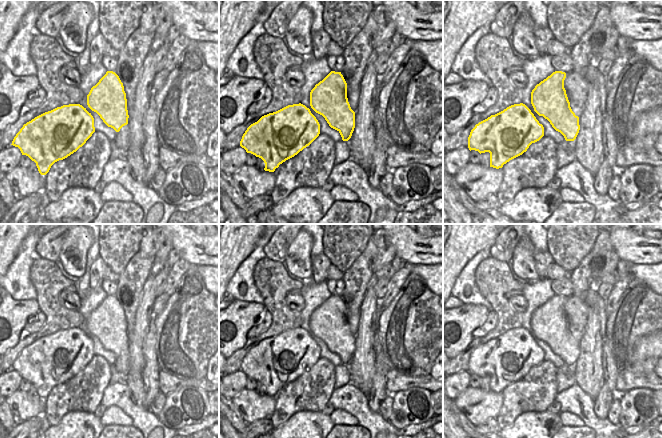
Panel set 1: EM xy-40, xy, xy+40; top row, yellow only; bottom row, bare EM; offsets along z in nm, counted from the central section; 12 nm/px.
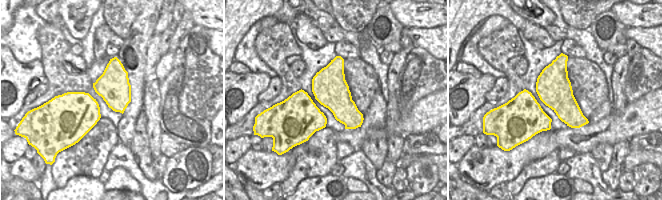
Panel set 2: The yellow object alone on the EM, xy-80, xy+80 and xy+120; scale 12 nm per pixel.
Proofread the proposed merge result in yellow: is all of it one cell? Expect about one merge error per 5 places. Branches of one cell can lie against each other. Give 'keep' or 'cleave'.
keep

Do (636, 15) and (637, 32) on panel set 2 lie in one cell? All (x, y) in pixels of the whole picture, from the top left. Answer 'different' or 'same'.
different

